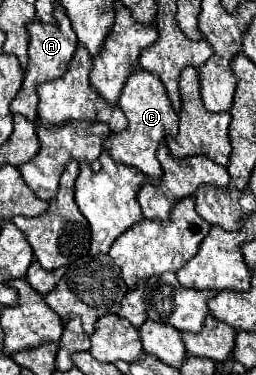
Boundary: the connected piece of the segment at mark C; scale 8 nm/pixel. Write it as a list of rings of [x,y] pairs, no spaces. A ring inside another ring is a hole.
[[[136,67],[134,73],[130,73],[130,77],[126,79],[118,105],[128,117],[128,127],[120,133],[110,133],[106,139],[106,149],[110,151],[116,163],[138,167],[142,173],[150,177],[162,177],[162,169],[156,159],[156,149],[162,137],[178,133],[178,115],[170,105],[162,81],[158,79],[158,75],[144,71],[142,67]]]

